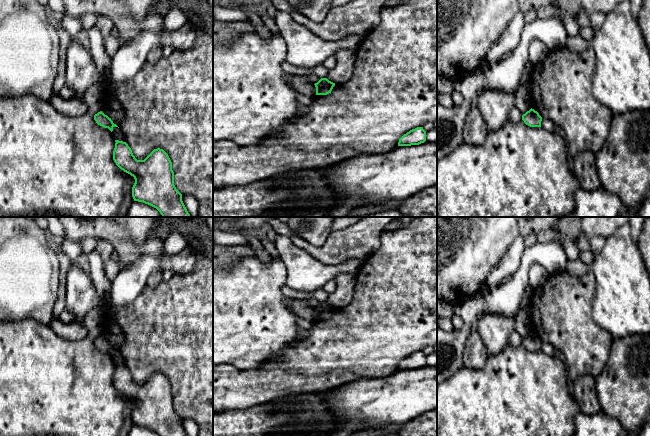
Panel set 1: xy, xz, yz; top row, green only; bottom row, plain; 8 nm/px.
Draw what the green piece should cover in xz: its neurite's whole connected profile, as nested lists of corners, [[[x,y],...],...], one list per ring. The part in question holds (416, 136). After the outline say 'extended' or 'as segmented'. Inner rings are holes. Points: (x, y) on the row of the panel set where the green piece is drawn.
[[[417,127],[404,134],[398,142],[398,146],[419,145],[426,141],[426,131],[423,127]]]; as segmented

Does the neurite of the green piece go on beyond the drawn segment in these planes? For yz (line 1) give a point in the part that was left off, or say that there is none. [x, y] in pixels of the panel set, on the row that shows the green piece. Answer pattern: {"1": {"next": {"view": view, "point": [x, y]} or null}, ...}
{"1": {"next": null}}

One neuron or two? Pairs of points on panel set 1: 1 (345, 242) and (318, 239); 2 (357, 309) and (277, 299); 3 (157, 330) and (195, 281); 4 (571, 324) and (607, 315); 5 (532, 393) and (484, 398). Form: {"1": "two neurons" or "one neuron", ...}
{"1": "two neurons", "2": "two neurons", "3": "one neuron", "4": "two neurons", "5": "one neuron"}

